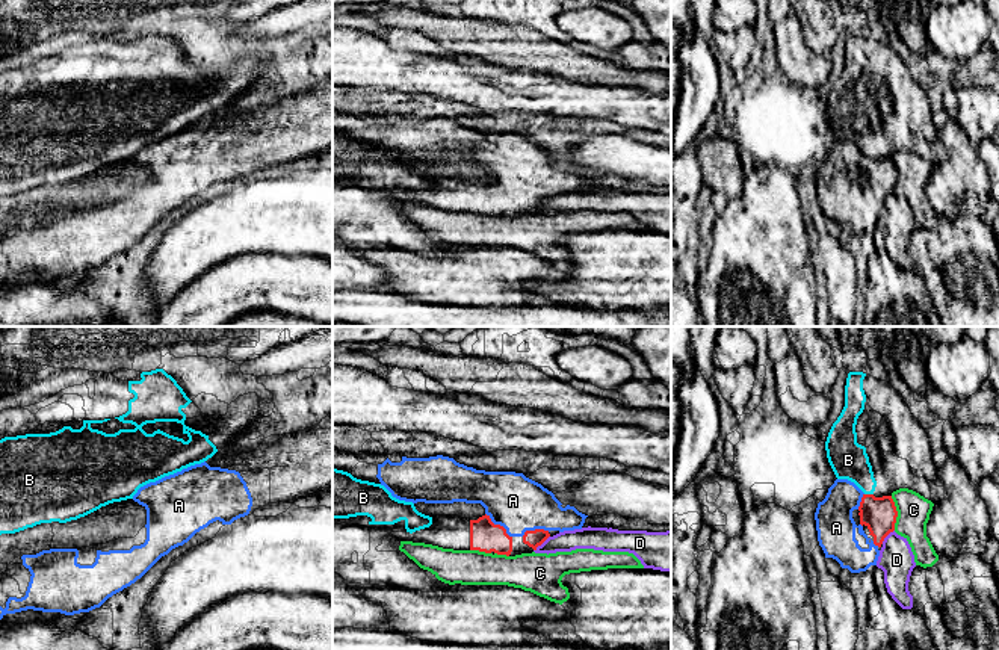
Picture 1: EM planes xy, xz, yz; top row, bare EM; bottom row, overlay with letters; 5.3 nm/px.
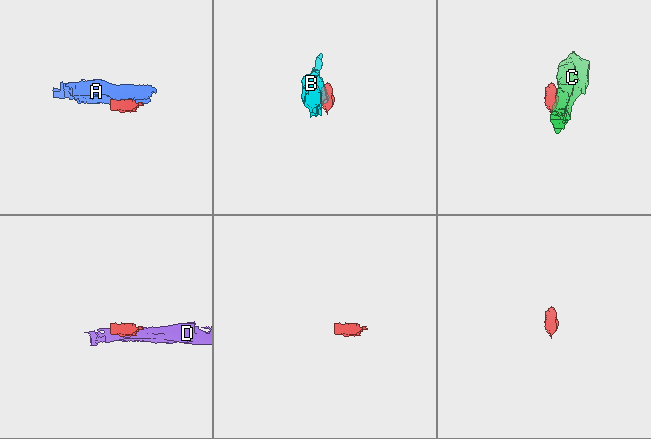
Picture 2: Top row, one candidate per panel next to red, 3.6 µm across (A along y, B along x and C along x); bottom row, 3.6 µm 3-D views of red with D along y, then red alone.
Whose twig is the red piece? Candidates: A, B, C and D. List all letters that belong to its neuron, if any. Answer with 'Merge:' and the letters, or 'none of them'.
Merge: A

